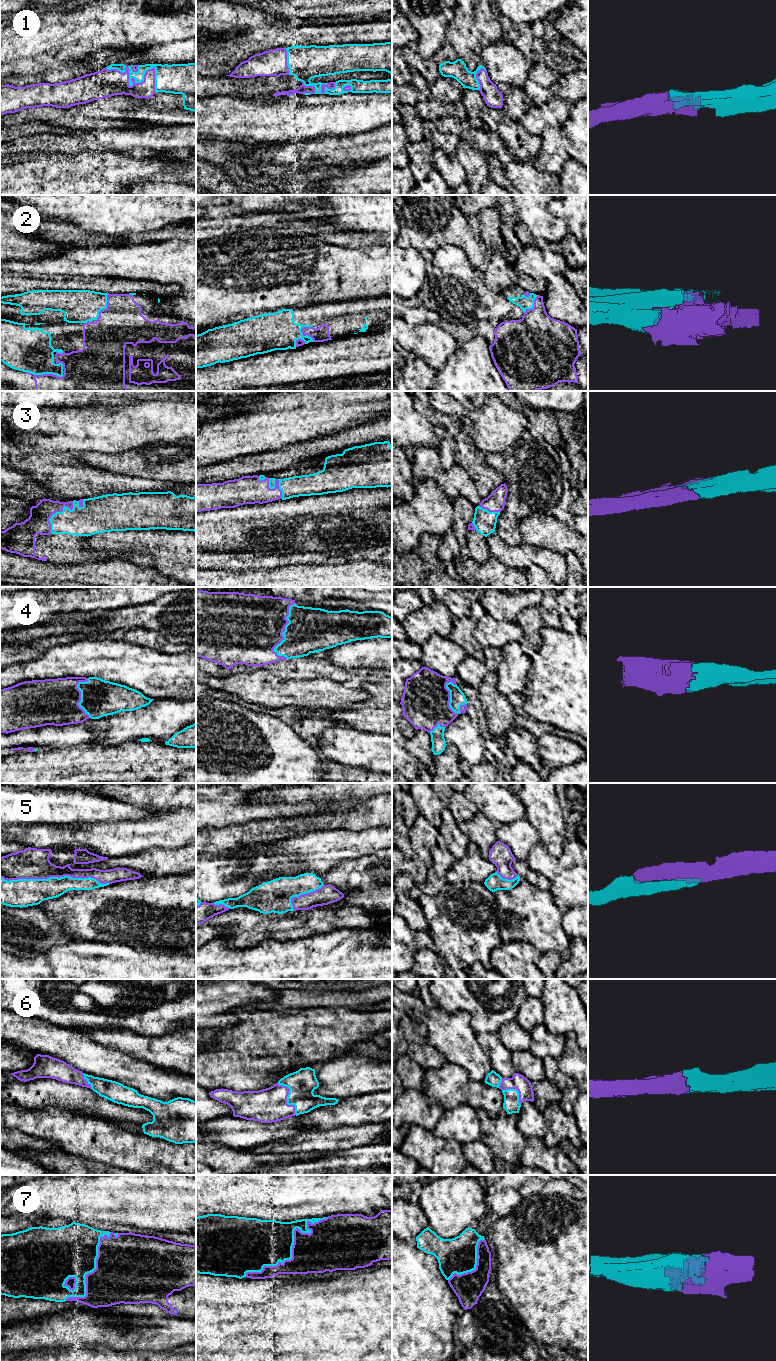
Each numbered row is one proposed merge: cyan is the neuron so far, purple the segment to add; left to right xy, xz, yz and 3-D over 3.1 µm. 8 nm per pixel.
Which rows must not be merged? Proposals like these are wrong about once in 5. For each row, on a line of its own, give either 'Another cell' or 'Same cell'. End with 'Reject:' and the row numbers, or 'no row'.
1: Same cell
2: Same cell
3: Same cell
4: Same cell
5: Same cell
6: Same cell
7: Same cell
Reject: no row

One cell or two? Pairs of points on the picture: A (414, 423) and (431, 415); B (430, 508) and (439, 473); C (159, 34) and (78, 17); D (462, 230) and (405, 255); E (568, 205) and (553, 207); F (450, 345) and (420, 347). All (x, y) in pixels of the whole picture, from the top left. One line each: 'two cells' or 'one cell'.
A: two cells
B: two cells
C: one cell
D: two cells
E: one cell
F: one cell

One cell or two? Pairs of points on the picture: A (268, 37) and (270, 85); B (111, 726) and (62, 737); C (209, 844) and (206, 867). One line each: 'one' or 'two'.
A: two
B: one
C: two

